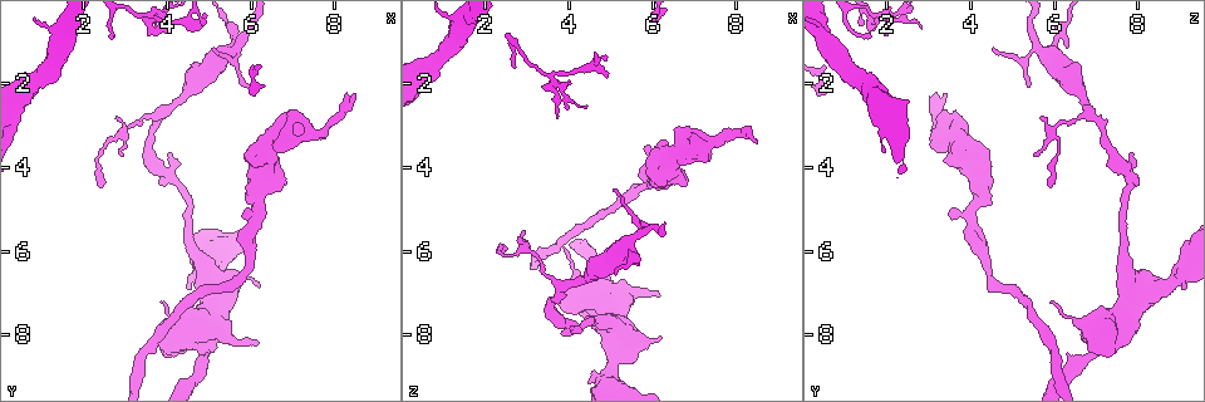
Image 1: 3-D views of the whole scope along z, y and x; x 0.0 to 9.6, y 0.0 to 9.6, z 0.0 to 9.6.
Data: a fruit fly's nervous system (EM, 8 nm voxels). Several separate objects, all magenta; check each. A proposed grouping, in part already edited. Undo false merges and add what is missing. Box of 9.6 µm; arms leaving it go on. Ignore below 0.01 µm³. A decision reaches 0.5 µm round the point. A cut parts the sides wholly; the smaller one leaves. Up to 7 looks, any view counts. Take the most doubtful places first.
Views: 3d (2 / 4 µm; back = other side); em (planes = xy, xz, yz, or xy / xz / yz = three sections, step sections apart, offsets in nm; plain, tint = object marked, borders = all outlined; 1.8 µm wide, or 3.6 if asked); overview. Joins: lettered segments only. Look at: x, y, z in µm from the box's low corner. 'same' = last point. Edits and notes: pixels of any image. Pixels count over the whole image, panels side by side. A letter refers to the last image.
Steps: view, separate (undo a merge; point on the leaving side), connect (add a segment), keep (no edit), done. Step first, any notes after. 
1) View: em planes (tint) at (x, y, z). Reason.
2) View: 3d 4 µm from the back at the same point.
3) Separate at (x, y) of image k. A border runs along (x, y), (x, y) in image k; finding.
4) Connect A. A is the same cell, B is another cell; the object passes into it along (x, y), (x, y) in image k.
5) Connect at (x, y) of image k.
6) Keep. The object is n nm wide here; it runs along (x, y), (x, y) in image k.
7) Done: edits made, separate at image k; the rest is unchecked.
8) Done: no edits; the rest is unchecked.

View: 3d 2 µm at (6.65, 3.25, 3.65). Sharp bend.

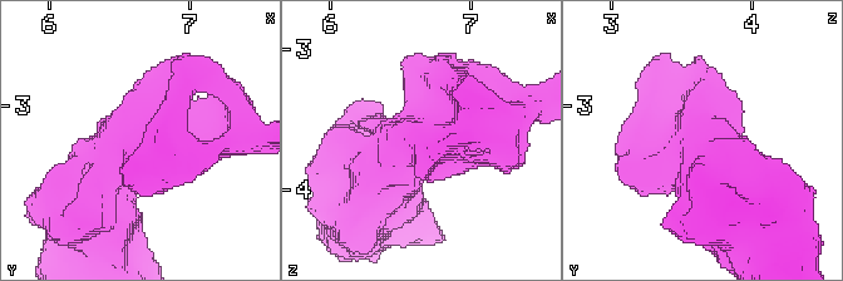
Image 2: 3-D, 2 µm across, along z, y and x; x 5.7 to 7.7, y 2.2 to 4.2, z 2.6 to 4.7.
View: em planes (borders) at (6.64, 3.24, 3.64).

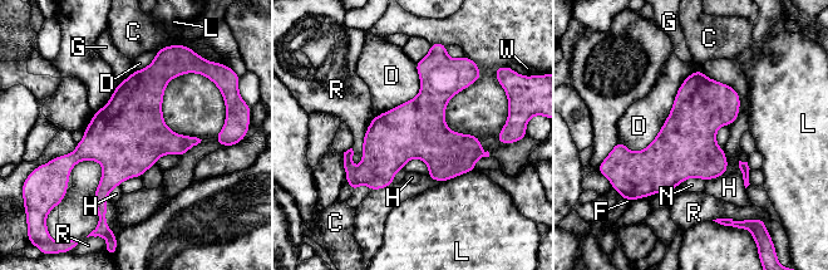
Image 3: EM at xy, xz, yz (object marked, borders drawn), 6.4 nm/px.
Keep. C, D, F, G, H, L, N, R and W are other cells; one neuron here.

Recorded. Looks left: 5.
View: em xy step 8 (tint) at (8.50, 2.20, 3.35). Tapers out.

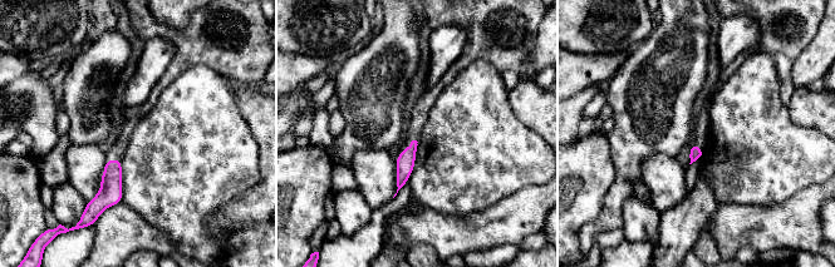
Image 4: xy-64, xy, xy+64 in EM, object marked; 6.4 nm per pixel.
View: em planes (borders) at the same point.

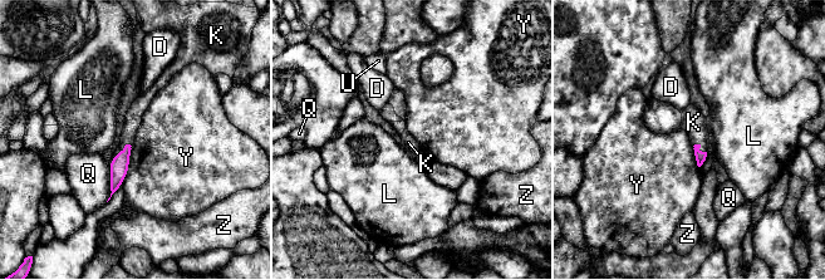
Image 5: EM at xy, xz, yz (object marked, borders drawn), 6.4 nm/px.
Connect K. K is the same cell, D, L, Q, U, Y and Z are other cells; the object passes into it along (118, 166), (121, 151), (133, 117) in image 5; it goes on there.

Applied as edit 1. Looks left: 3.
View: overview. Redraw.

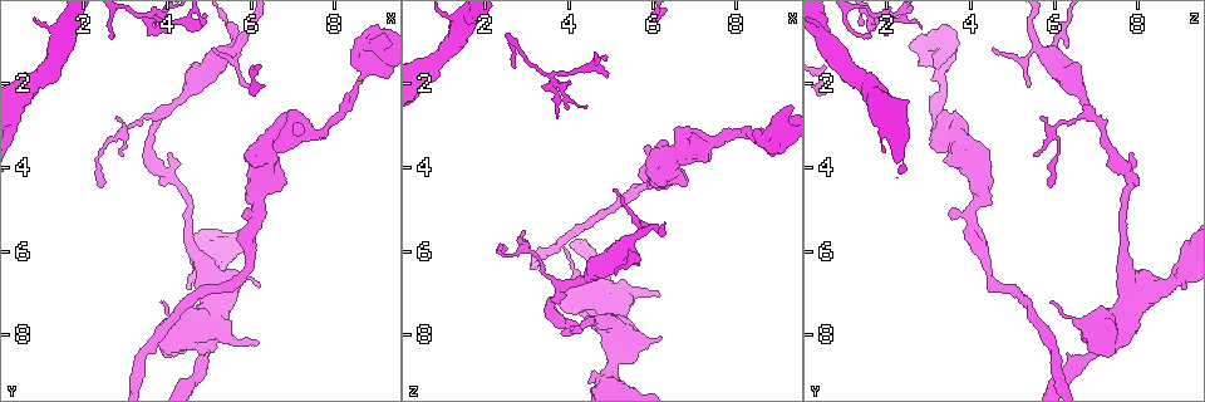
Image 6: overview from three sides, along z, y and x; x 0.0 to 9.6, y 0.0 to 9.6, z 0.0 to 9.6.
View: em xz step 16 (tint) at (3.85, 2.80, 6.90). Sudden change in width.

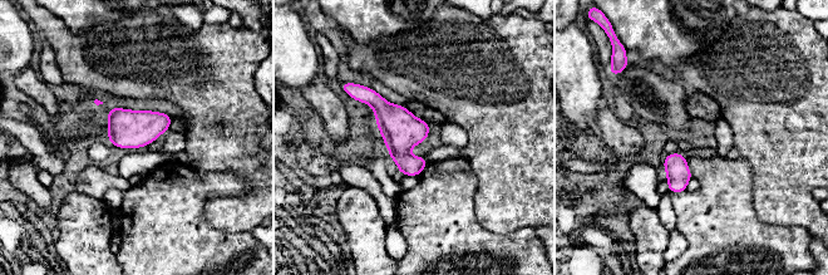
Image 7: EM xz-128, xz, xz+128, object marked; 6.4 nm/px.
View: em planes (borders) at the same point.

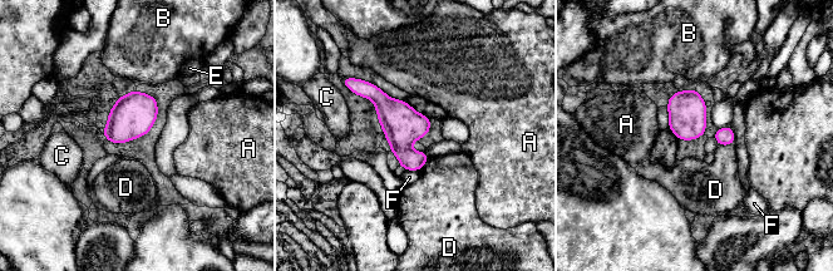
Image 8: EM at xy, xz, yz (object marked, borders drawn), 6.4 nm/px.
Keep. The longest contact is with F, 120 nm; A, B, C, D, E and F are other cells; it runs along (358, 85), (418, 167) in image 8; continuous, no second neuron.

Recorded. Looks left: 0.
Done: edits made, connect at image 5; the rest is unchecked.

